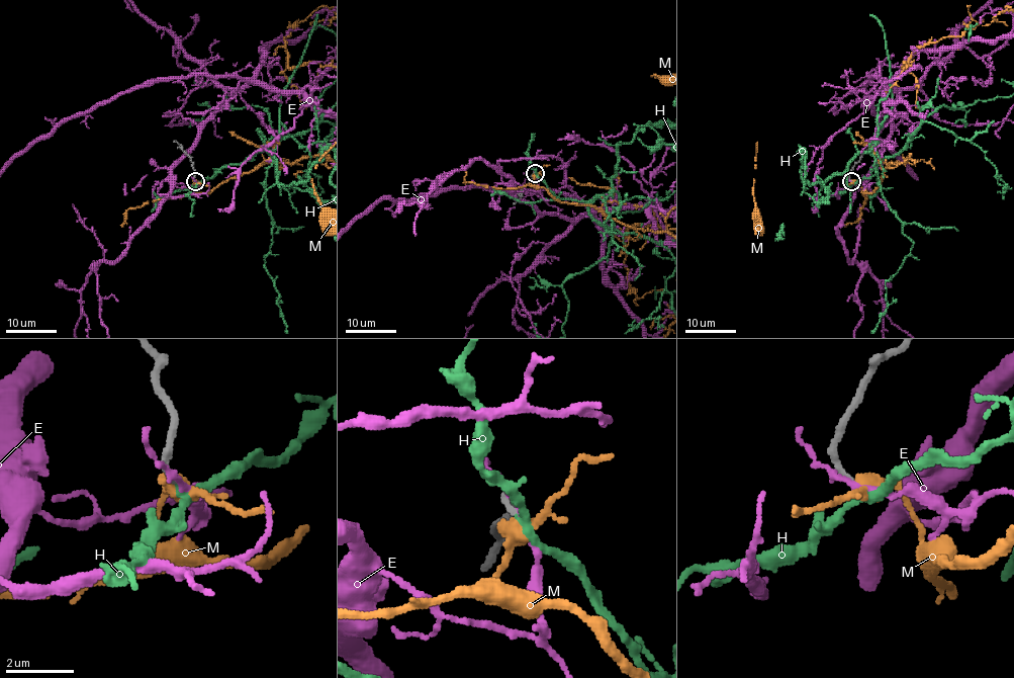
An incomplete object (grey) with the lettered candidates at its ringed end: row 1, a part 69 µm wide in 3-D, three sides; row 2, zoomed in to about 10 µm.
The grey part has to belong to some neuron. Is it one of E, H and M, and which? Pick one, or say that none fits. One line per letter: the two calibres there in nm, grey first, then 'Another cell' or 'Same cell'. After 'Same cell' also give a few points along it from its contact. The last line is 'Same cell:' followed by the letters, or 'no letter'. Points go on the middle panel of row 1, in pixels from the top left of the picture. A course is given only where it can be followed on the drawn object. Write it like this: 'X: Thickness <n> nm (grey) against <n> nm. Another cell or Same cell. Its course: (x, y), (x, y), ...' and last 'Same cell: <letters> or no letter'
E: Thickness 240 nm (grey) against 160 nm. Another cell
H: Thickness 200 nm (grey) against 200 nm. Same cell. Its course: (535, 174), (555, 196), (592, 200), (612, 187), (617, 147), (648, 121)
M: Thickness 200 nm (grey) against 400 nm. Another cell
Same cell: H

